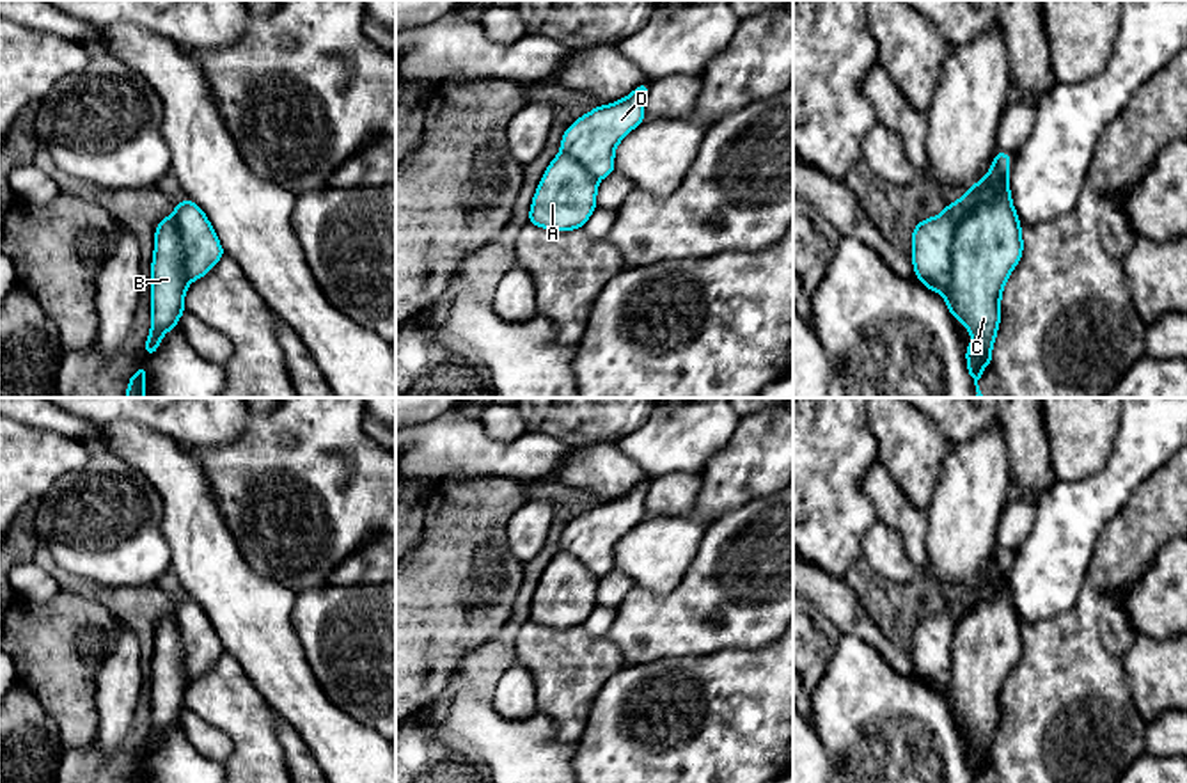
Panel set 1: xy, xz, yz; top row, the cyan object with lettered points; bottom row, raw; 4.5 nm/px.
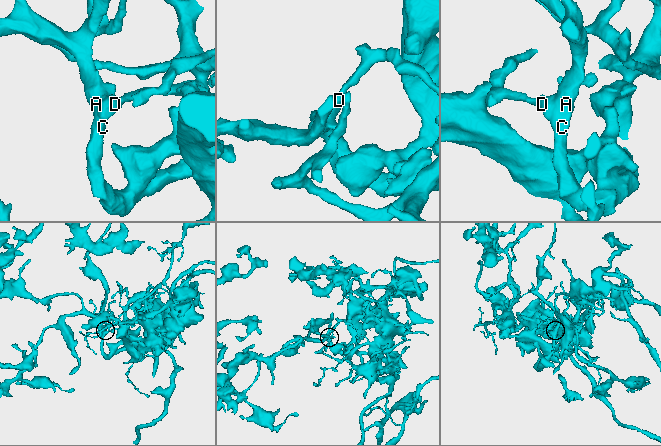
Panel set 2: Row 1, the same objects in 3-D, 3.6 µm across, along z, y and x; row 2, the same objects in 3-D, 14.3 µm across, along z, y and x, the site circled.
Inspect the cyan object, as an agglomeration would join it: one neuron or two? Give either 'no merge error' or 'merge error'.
merge error

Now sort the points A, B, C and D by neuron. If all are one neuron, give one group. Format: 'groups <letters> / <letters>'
groups A B C / D

